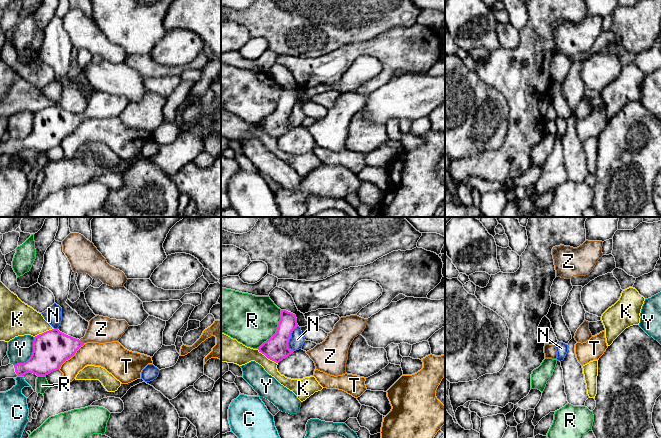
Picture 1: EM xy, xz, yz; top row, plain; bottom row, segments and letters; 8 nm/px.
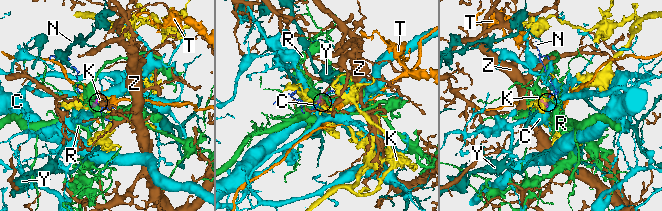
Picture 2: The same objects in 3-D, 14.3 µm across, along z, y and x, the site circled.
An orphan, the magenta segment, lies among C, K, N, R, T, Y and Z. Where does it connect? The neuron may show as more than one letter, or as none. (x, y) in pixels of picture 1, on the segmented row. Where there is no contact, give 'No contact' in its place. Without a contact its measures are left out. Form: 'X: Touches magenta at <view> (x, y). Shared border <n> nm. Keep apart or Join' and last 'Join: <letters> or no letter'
C: Touches magenta at xy (21, 375). Shared border 50 nm. Keep apart
K: Touches magenta at xz (267, 357). Shared border 200 nm. Keep apart
N: Touches magenta at xz (289, 338). Shared border 220 nm. Keep apart
R: Touches magenta at xz (276, 331). Shared border 380 nm. Keep apart
T: Touches magenta at xy (71, 356). Shared border 300 nm. Keep apart
Y: Touches magenta at xy (31, 355). Shared border 280 nm. Keep apart
Z: Touches magenta at xy (80, 341). Shared border 50 nm. Join
Join: Z

